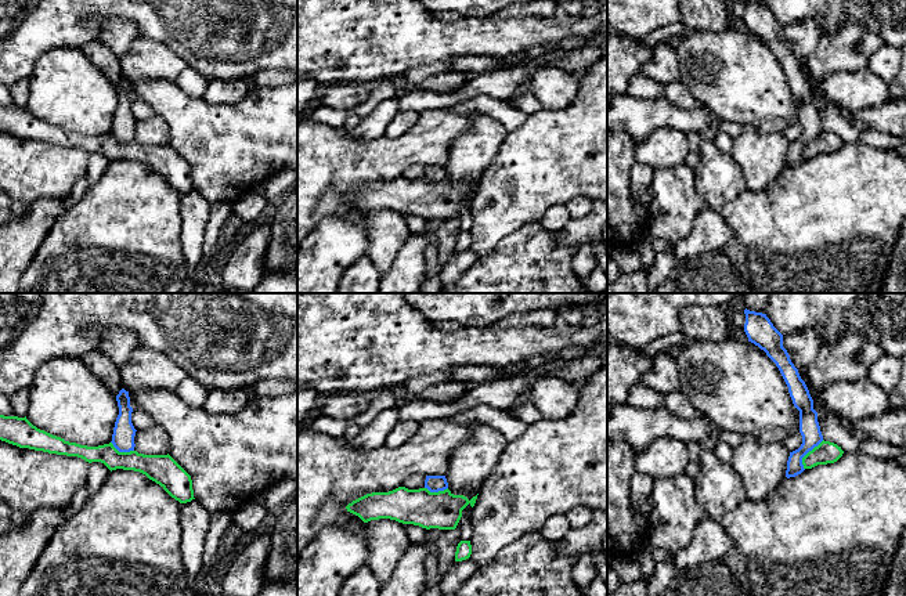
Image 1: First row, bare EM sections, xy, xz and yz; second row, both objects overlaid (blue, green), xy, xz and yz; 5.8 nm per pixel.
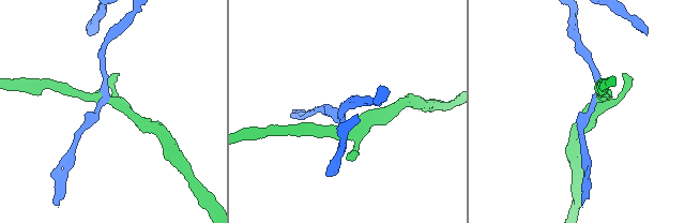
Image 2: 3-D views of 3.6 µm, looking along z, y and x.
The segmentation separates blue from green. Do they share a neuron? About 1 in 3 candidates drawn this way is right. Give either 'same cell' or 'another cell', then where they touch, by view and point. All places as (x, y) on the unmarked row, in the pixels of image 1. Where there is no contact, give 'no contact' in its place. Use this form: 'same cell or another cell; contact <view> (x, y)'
another cell; contact yz (807, 143)

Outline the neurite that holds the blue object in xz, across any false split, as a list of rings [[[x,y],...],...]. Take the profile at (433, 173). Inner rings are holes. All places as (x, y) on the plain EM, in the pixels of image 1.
[[[426,166],[425,178],[430,183],[438,183],[448,178],[445,166]]]

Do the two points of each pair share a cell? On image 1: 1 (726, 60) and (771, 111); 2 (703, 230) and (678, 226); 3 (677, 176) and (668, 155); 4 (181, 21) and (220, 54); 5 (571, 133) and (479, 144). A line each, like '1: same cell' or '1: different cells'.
1: same cell
2: different cells
3: different cells
4: same cell
5: different cells

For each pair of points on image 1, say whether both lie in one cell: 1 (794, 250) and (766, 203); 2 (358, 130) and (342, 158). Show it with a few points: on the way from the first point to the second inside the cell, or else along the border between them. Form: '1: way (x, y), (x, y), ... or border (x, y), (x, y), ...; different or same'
1: way (794, 239), (794, 231), (778, 215); same
2: border (338, 129), (358, 138), (378, 138), (383, 136); different

